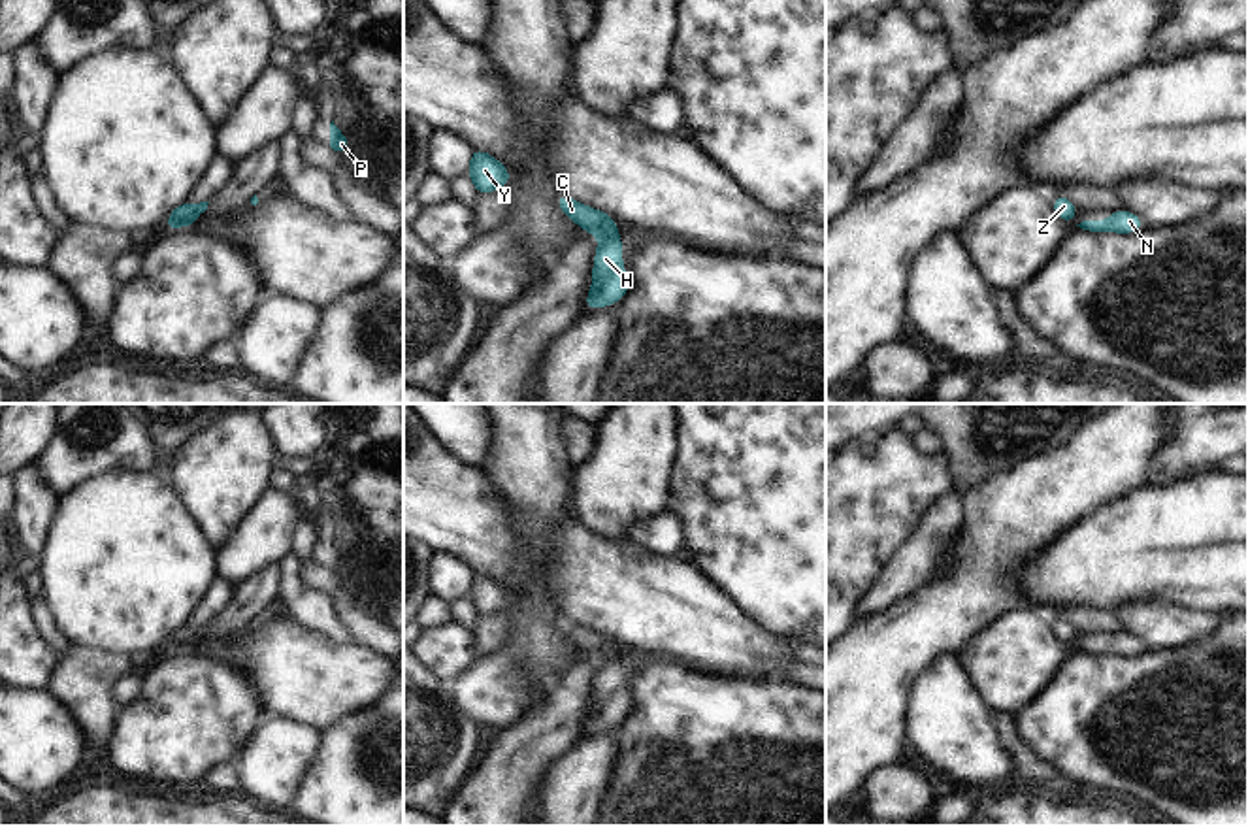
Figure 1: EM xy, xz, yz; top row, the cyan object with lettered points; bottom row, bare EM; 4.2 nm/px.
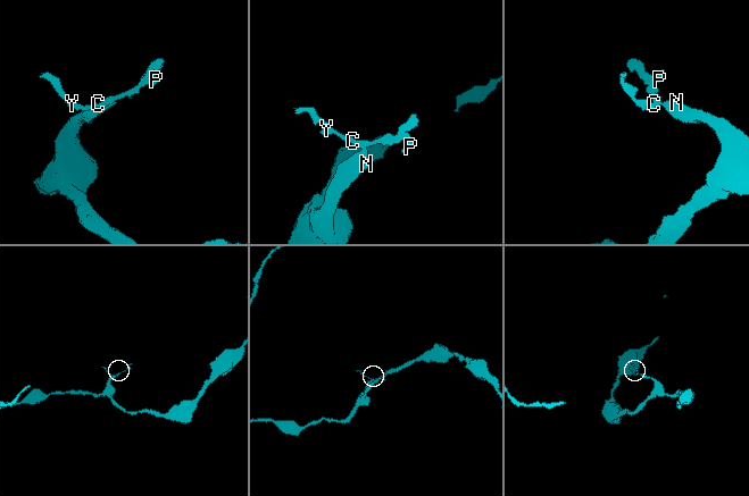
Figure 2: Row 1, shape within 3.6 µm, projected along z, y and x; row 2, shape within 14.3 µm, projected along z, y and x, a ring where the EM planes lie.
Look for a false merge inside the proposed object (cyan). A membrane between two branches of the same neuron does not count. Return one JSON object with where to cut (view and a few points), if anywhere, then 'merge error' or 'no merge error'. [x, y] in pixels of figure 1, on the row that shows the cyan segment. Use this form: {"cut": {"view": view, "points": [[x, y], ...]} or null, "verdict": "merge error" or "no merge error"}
{"cut": {"view": "xz", "points": [[613, 231], [602, 236]]}, "verdict": "merge error"}

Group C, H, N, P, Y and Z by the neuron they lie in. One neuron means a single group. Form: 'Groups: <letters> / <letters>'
Groups: C P Y Z / H N

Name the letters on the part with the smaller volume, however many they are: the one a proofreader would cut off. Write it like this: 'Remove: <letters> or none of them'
Remove: C, P, Y, Z

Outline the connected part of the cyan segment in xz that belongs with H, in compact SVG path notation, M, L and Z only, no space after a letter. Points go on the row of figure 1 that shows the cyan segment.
M607 232L601 236L594 256L592 275L594 281L584 300L584 311L618 304L626 296L630 283L622 264L620 232Z

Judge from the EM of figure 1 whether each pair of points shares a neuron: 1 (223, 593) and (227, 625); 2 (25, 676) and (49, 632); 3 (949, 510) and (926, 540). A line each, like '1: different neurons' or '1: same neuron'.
1: different neurons
2: different neurons
3: same neuron

